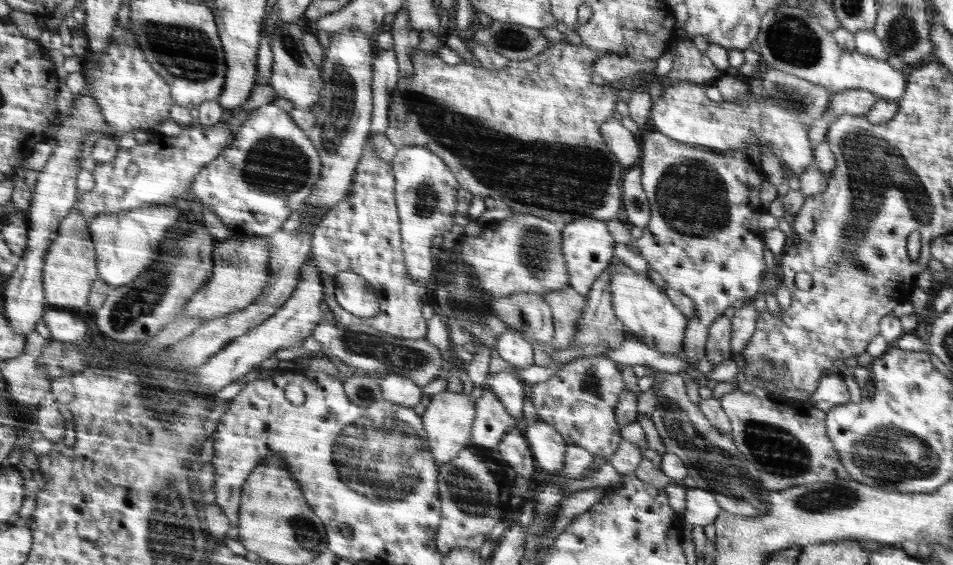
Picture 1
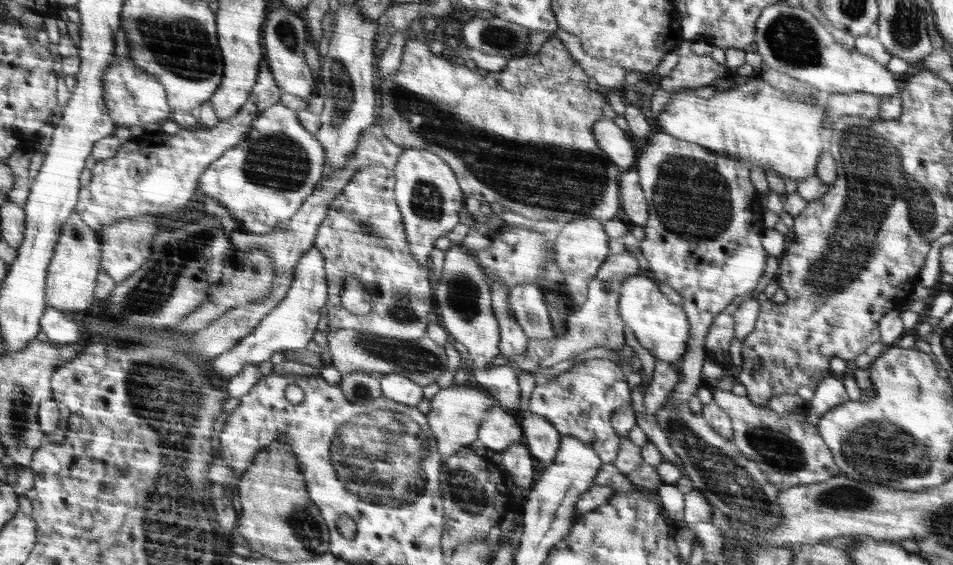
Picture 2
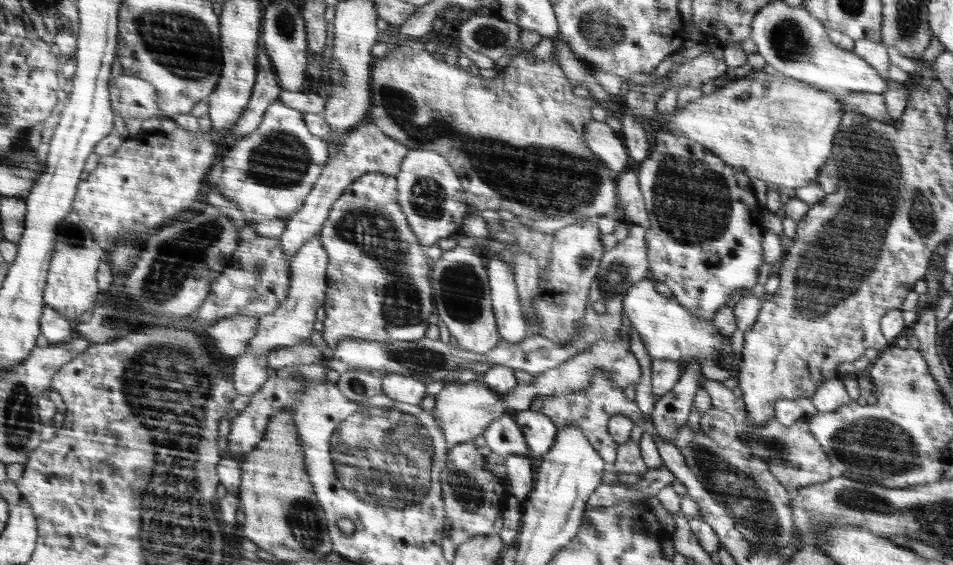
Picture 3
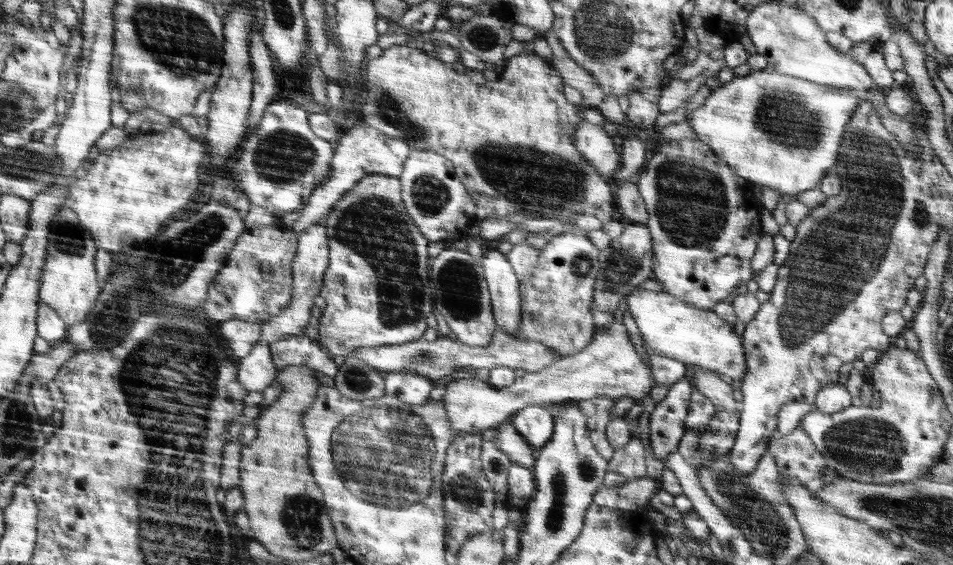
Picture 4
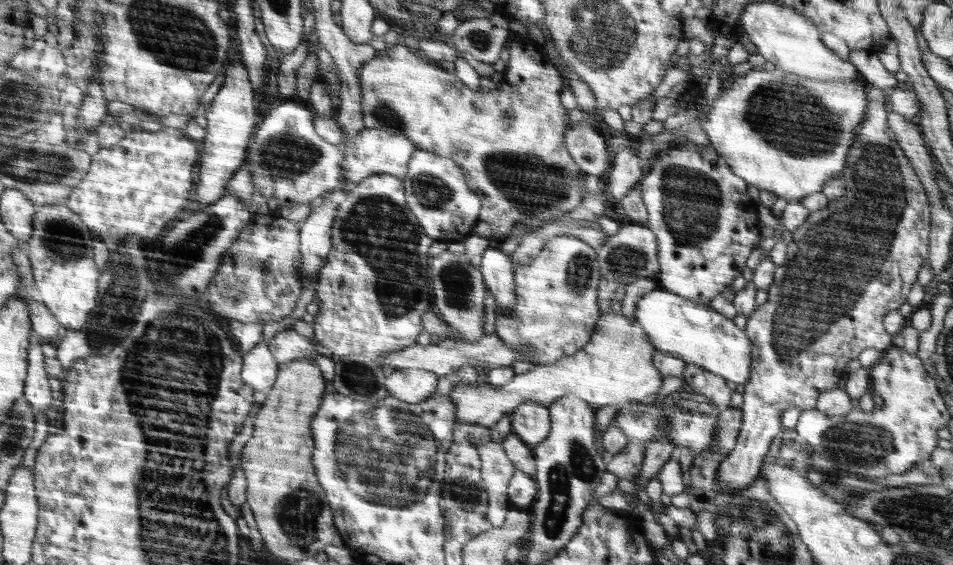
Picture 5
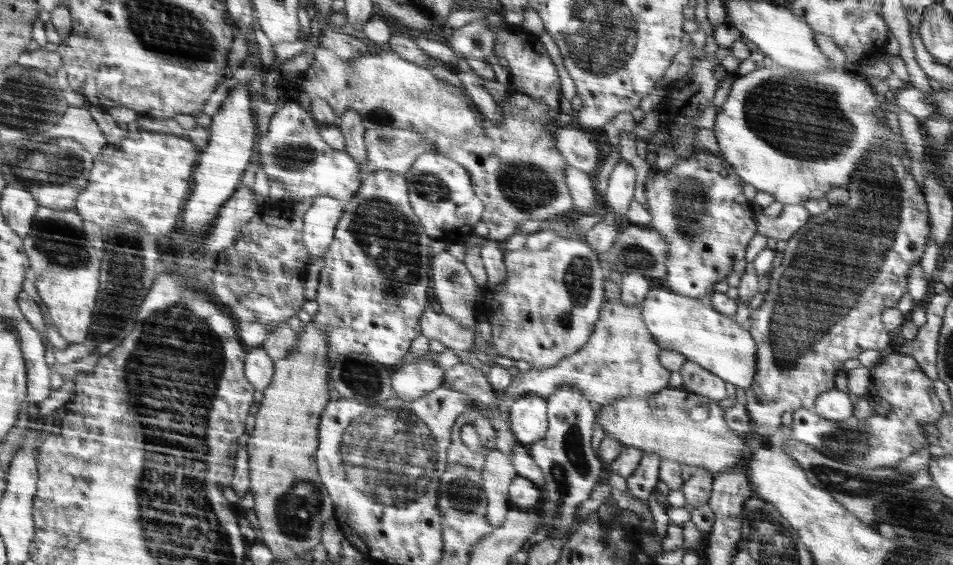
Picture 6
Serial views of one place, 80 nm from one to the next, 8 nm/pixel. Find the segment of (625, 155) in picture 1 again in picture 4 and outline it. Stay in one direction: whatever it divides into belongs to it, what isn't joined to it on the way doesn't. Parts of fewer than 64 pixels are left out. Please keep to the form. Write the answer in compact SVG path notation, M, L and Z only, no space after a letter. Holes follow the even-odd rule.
M584 120L580 122L574 133L574 145L586 163L596 168L604 178L614 178L614 174L622 168L622 160L614 148L612 135L608 136L600 125Z

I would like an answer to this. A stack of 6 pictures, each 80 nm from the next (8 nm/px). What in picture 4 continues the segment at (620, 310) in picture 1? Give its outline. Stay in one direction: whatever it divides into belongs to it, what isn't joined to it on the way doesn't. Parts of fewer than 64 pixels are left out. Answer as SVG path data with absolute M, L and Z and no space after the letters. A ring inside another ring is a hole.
M633 291L627 298L628 312L637 324L641 337L651 352L675 358L689 367L700 367L706 371L720 372L733 380L743 380L747 372L747 356L743 338L734 331L734 326L724 322L714 312L706 312L690 306L668 291Z

